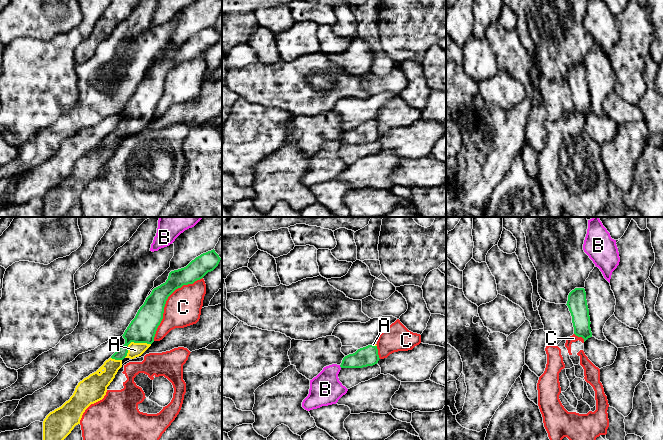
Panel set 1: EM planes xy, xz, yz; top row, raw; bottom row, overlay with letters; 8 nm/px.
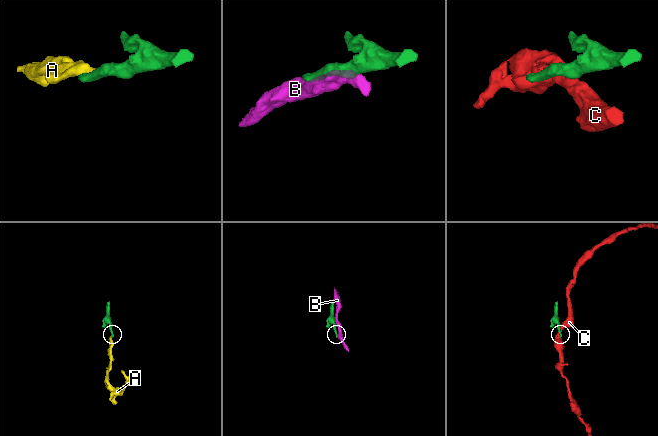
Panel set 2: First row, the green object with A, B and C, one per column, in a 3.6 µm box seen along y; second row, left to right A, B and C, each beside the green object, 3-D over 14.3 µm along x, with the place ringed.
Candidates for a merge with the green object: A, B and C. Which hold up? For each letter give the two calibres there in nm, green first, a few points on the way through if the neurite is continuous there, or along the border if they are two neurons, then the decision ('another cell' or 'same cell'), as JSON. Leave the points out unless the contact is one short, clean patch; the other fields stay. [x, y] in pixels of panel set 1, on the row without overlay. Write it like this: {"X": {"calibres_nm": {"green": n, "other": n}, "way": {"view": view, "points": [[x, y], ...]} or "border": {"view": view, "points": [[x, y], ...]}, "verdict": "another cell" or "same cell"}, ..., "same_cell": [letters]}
{"A": {"calibres_nm": {"green": 220, "other": 110}, "way": {"view": "xy", "points": [[142, 105], [133, 117], [135, 126]]}, "verdict": "same cell"}, "B": {"calibres_nm": {"green": 160, "other": 260}, "border": {"view": "xz", "points": [[339, 141], [341, 143]]}, "verdict": "another cell"}, "C": {"calibres_nm": {"green": 200, "other": 280}, "verdict": "another cell"}, "same_cell": ["A"]}

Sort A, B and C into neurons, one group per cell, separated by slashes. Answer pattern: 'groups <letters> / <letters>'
groups A / B / C

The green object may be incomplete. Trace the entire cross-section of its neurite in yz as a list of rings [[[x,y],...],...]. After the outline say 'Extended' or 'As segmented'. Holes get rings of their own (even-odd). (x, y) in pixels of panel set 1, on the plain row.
[[[575,64],[572,66],[568,71],[566,81],[572,92],[574,110],[578,113],[582,113],[585,118],[588,114],[592,113],[585,65]]]. As segmented

